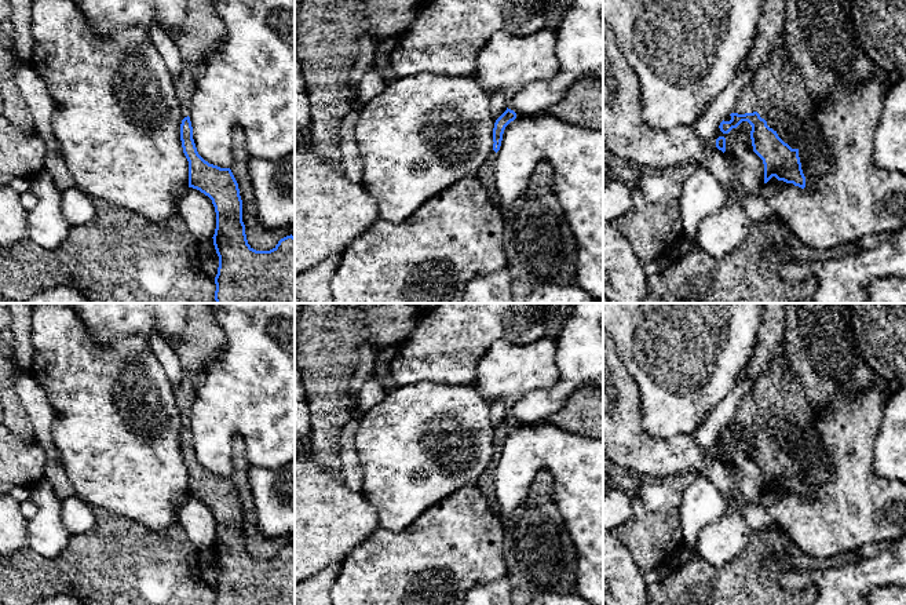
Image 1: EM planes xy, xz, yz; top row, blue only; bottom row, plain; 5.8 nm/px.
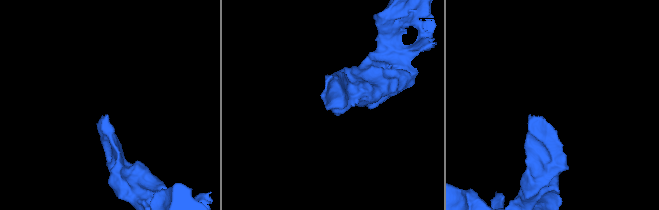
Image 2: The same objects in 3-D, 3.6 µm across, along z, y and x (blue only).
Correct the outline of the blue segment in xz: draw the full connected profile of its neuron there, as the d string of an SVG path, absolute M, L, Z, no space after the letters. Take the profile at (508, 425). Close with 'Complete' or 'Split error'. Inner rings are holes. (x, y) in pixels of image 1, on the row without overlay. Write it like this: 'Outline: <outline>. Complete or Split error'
Outline: M507 416L507 419L496 429L493 437L493 451L494 451L493 460L476 481L476 485L481 489L485 500L496 514L500 514L500 503L497 500L496 488L494 488L496 464L497 460L500 459L505 435L515 427L516 427L516 422Z. Split error

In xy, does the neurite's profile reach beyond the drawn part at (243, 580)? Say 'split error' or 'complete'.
split error

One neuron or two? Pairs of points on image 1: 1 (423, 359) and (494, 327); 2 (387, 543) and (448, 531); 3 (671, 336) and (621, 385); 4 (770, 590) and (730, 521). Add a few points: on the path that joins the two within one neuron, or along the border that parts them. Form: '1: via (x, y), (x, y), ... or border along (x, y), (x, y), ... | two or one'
1: via (441, 347), (461, 327), (477, 327) | one
2: via (402, 543), (433, 543) | one
3: border along (617, 349), (623, 365), (636, 385), (639, 407) | two
4: border along (746, 545), (733, 558), (719, 565) | two

